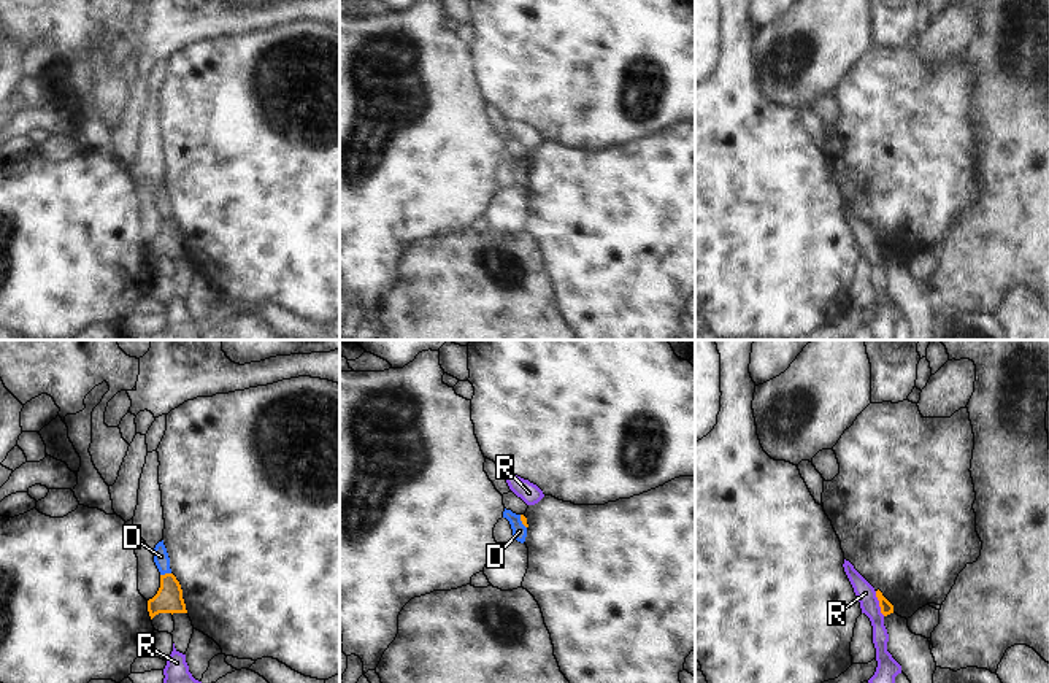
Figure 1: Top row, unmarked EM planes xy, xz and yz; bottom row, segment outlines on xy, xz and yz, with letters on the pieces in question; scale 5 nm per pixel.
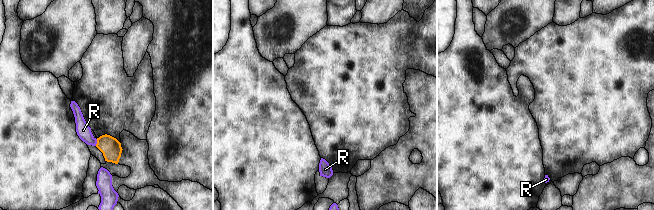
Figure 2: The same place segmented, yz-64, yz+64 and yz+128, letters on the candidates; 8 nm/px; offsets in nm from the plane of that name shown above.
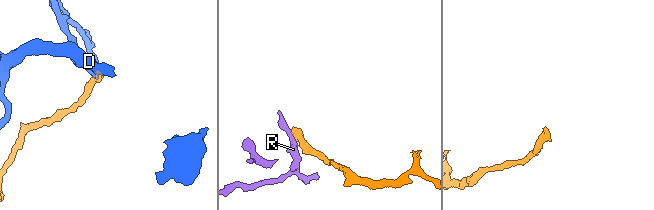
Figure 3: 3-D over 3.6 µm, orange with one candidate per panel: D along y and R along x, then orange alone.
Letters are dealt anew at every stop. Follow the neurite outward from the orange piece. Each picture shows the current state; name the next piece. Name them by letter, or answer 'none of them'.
none of them

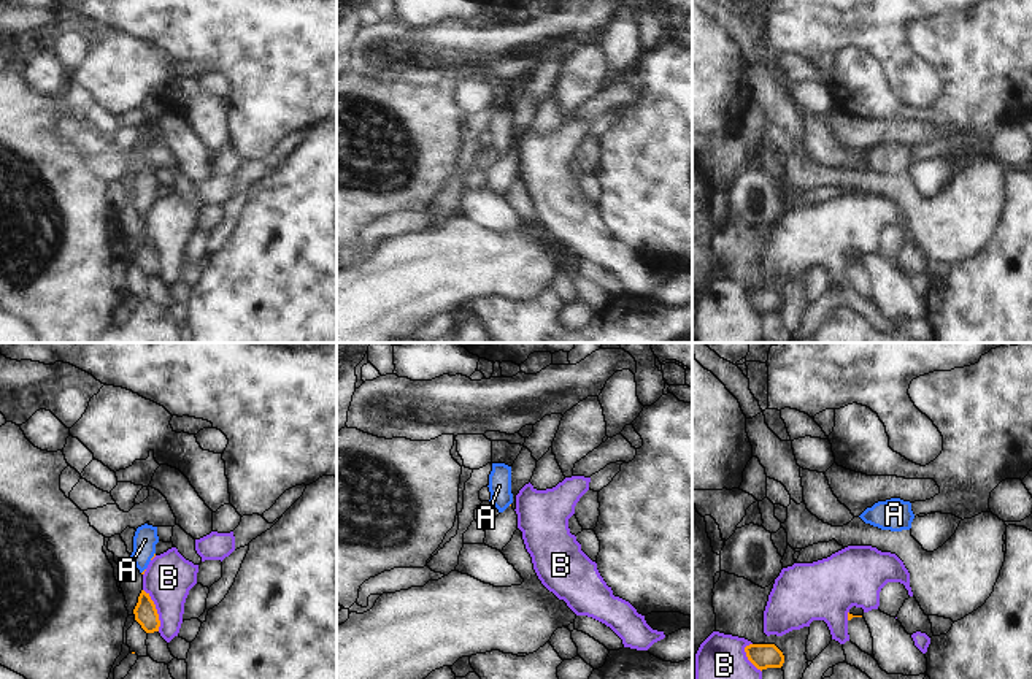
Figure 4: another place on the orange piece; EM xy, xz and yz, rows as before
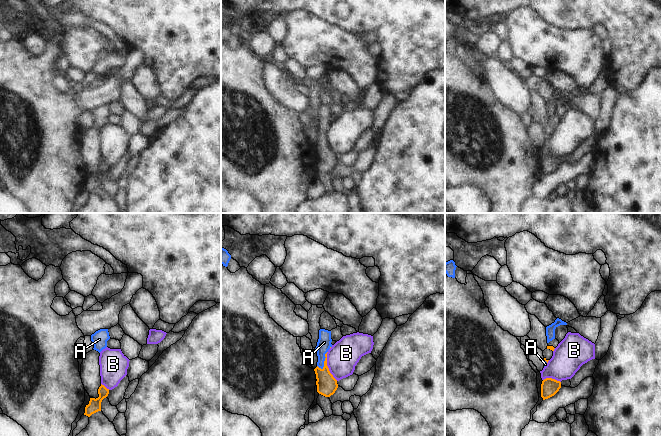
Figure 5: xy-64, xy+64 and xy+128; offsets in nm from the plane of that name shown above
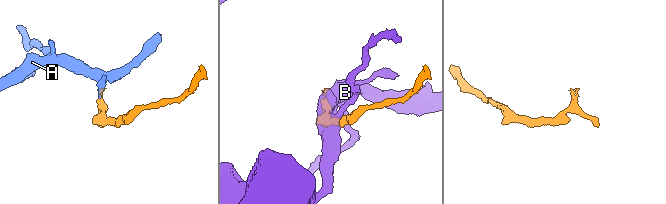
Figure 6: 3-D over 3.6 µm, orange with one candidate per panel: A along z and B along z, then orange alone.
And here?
A

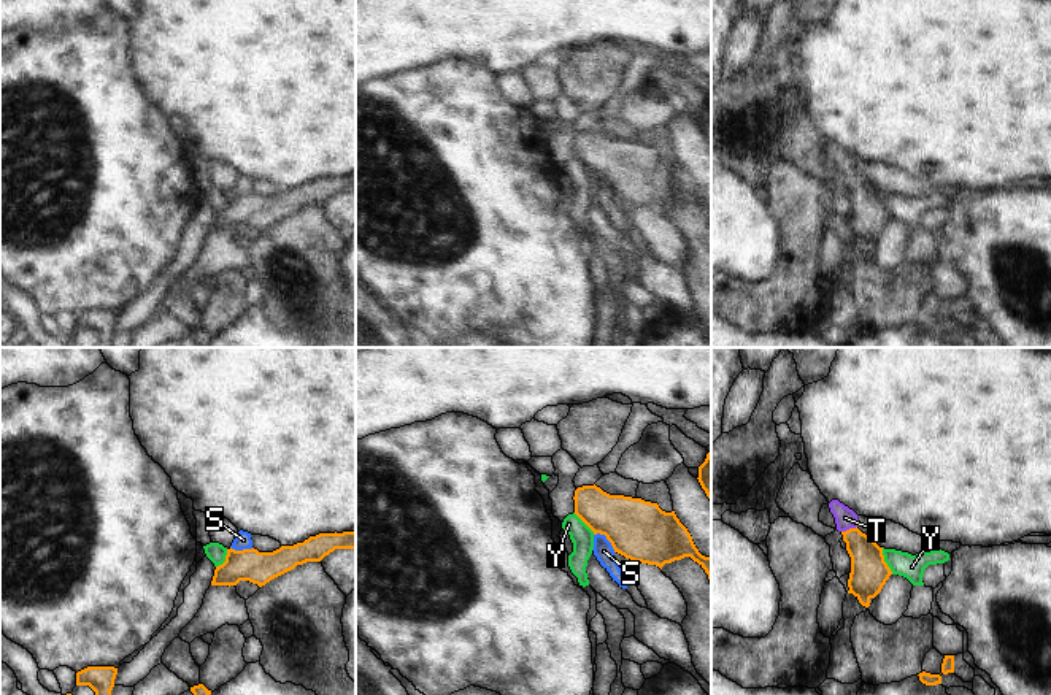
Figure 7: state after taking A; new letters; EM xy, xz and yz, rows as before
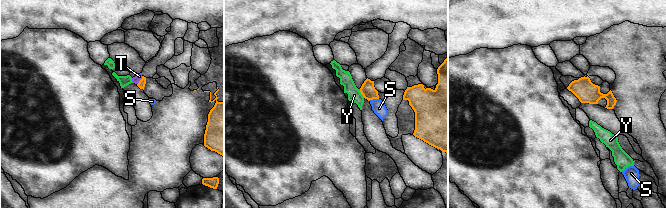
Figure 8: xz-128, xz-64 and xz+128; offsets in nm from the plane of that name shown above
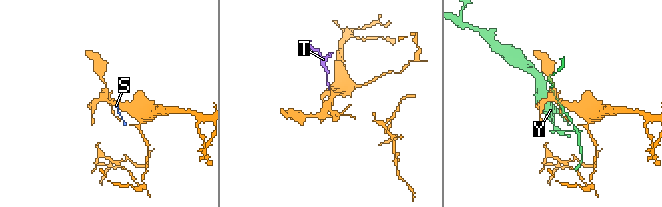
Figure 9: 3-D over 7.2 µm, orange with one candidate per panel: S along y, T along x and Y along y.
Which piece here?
T

